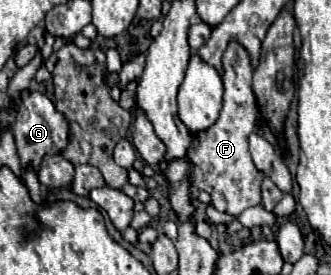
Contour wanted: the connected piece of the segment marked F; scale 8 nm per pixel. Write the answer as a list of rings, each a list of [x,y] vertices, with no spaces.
[[[230,43],[222,57],[222,63],[224,63],[222,113],[210,129],[194,135],[194,145],[188,153],[194,165],[192,191],[208,191],[212,197],[212,205],[218,211],[240,215],[244,209],[260,205],[262,173],[254,167],[248,151],[248,135],[254,131],[258,107],[252,91],[252,67],[246,49],[240,43]]]

